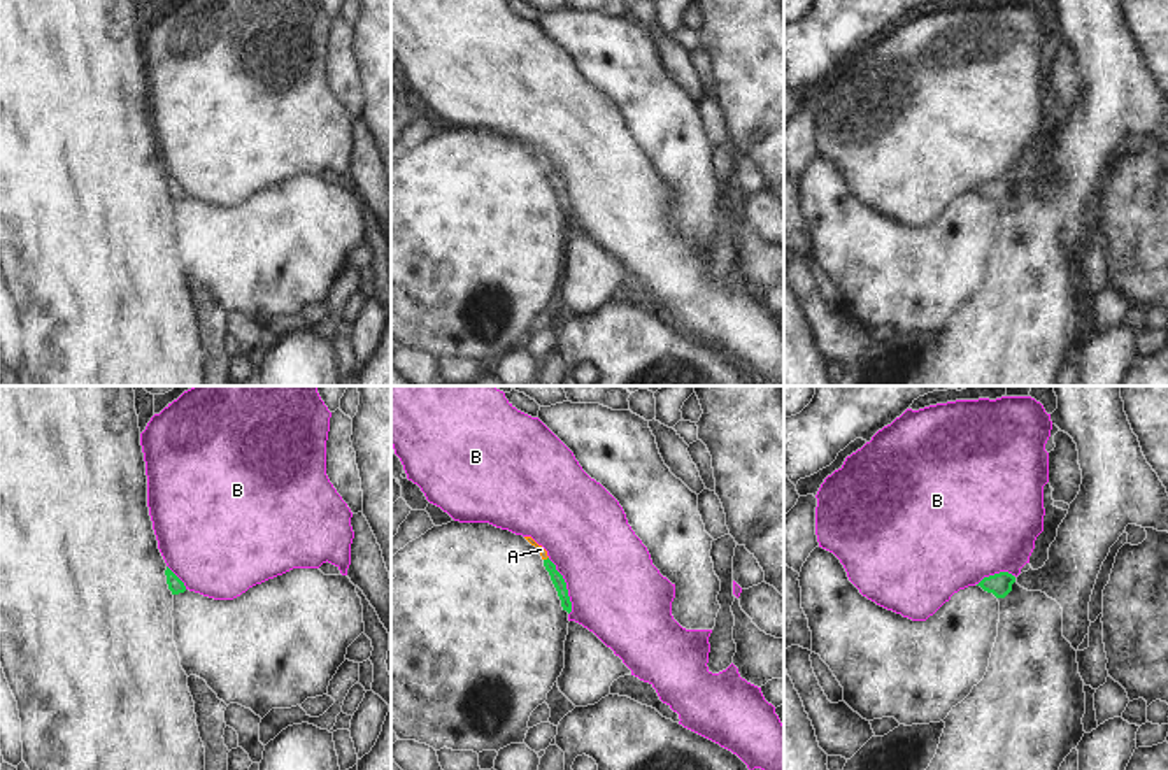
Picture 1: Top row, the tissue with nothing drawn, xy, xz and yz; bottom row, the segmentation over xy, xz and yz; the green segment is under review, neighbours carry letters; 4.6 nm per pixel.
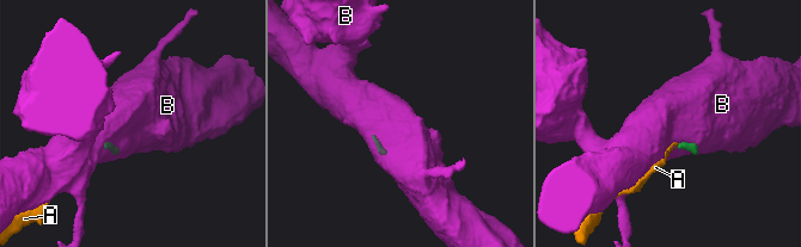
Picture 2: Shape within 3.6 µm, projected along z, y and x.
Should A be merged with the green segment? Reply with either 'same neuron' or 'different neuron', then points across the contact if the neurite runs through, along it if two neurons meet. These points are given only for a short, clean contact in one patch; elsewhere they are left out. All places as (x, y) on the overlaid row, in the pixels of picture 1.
same neuron; way xz (556, 577), (548, 558), (541, 549)

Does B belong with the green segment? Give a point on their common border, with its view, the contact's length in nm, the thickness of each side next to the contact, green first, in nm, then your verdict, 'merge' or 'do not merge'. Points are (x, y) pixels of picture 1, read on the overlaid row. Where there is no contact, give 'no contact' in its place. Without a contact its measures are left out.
meets green in xz at (565, 586); contact 280 nm long; 60 nm thick on the green side, 420 nm on the other; do not merge

